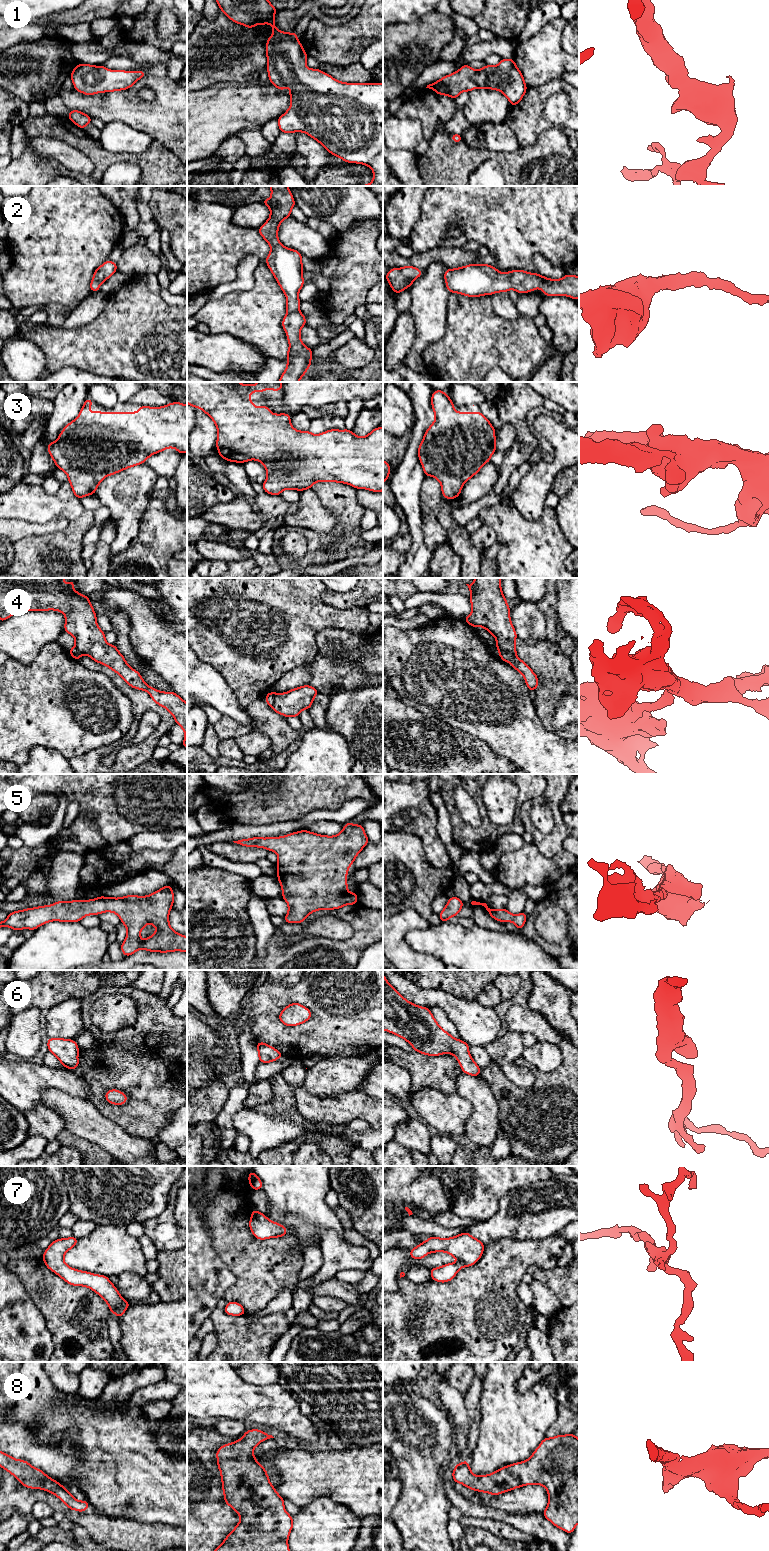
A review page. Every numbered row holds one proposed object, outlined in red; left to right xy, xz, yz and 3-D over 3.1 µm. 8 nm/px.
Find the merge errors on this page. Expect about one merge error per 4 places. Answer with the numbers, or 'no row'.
4

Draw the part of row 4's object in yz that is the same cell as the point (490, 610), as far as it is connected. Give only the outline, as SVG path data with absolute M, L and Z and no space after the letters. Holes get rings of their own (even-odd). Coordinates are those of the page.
M475 578L472 585L466 584L471 592L469 600L472 605L472 613L464 620L472 627L483 627L496 638L498 652L505 651L517 655L515 640L516 631L510 619L510 608L507 599L501 590L500 578Z

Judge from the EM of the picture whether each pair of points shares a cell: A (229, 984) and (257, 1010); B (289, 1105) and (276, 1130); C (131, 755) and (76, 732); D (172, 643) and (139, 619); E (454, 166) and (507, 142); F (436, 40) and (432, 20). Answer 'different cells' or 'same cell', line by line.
A: different cells
B: different cells
C: different cells
D: same cell
E: different cells
F: same cell

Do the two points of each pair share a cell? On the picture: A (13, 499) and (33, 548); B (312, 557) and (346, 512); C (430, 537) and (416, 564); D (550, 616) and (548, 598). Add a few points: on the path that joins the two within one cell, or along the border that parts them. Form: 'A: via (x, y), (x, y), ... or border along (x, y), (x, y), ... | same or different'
A: via (40, 506), (59, 506), (72, 519), (60, 543) | same
B: via (322, 545), (328, 542), (346, 524) | same
C: border along (422, 522), (423, 541), (433, 553) | different
D: via (549, 612), (548, 602) | same

